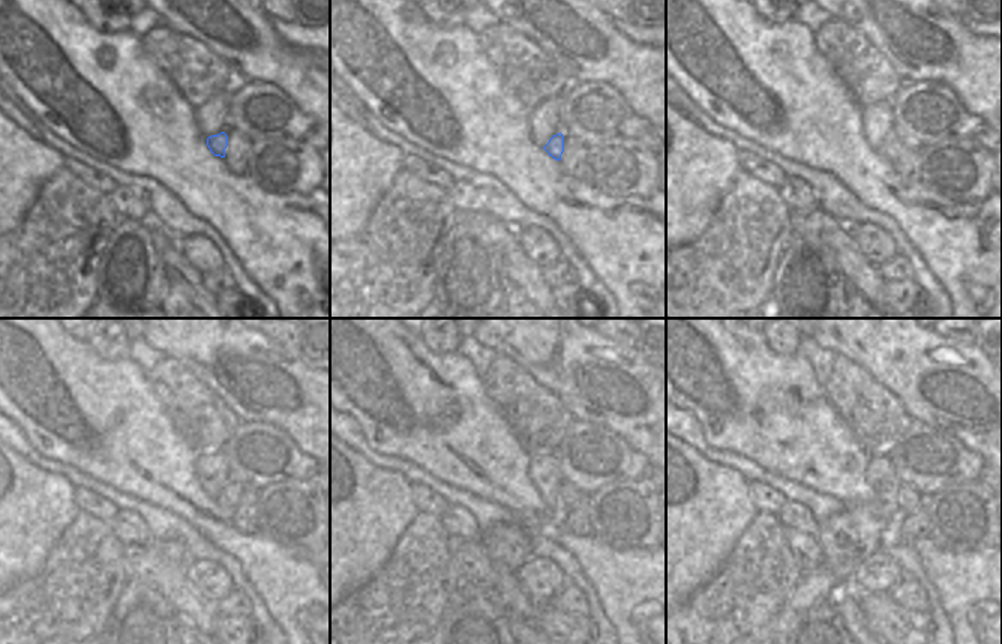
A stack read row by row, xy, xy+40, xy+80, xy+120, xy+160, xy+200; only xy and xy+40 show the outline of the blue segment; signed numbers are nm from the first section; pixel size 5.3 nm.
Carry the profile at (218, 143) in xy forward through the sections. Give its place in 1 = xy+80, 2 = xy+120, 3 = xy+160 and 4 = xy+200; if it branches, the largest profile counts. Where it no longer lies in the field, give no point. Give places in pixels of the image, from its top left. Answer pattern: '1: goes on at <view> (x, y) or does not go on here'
1: goes on at xy+80 (891, 149)
2: goes on at xy+120 (231, 493)
3: goes on at xy+160 (569, 494)
4: goes on at xy+200 (909, 500)

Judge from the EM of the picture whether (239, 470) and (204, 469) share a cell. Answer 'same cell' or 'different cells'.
different cells

